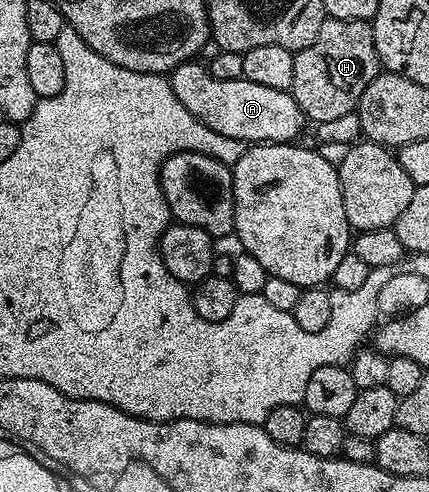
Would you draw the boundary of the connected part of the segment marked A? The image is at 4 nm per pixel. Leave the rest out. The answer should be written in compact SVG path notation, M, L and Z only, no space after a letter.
M201 61L181 63L168 76L175 97L187 113L191 113L207 129L223 133L223 137L235 137L247 145L258 143L292 143L298 137L301 126L307 123L295 97L288 91L271 89L268 85L255 85L244 77L235 81L219 81L211 77L208 66Z

